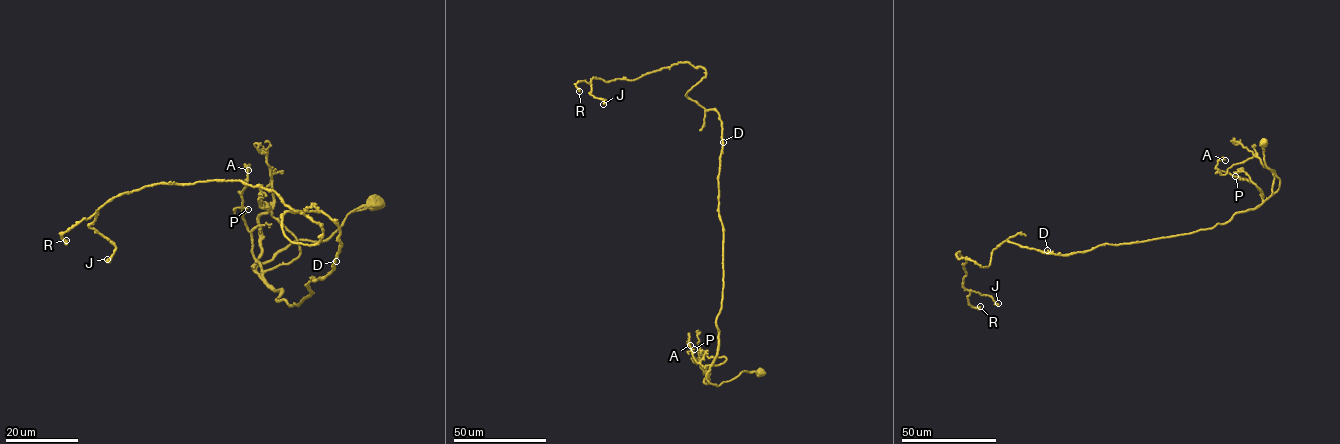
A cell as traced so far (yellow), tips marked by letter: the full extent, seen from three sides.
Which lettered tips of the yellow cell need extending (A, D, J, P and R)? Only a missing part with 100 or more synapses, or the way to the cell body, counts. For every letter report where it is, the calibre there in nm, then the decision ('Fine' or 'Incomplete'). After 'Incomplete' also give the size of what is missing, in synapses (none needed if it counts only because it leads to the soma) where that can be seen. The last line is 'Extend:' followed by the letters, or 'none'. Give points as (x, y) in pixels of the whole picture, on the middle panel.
A: Place: (690, 345). Thickness 200 nm. Fine
D: Place: (723, 142). Thickness 190 nm. Fine
J: Place: (603, 104). Thickness 550 nm. Fine
P: Place: (694, 349). Thickness 110 nm. Fine
R: Place: (579, 91). Thickness 420 nm. Fine
Extend: none

